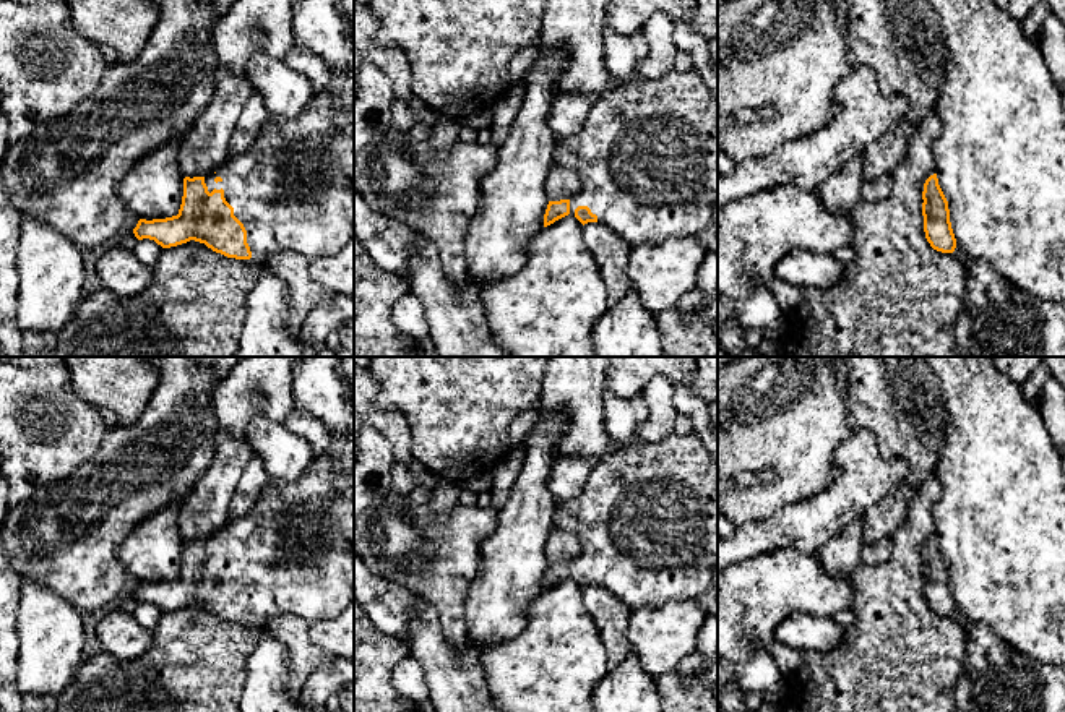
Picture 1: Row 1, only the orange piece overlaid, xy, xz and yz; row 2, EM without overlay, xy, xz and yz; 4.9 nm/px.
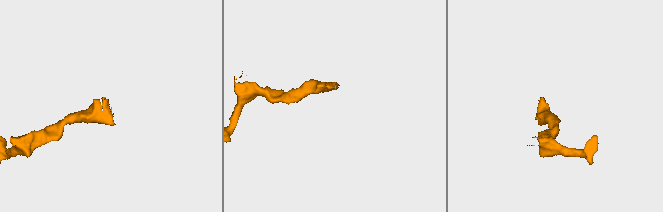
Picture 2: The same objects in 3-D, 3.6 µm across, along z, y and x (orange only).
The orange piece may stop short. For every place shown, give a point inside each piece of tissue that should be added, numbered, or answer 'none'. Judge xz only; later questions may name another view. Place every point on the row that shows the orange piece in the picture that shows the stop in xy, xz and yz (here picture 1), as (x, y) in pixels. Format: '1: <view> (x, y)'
1: xz (646, 154)

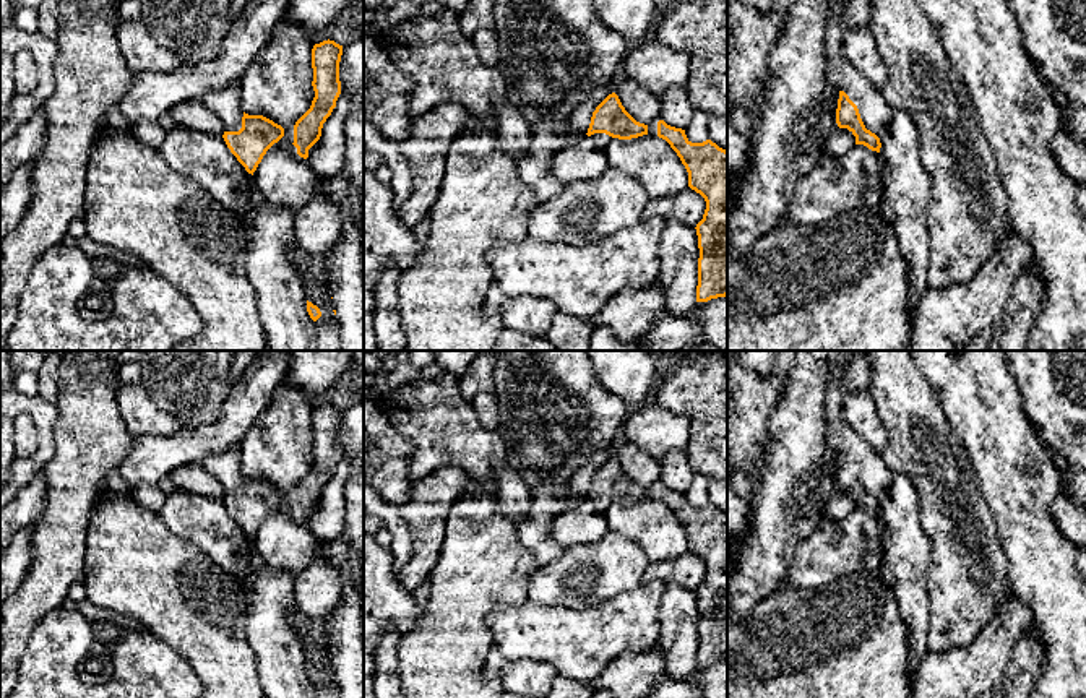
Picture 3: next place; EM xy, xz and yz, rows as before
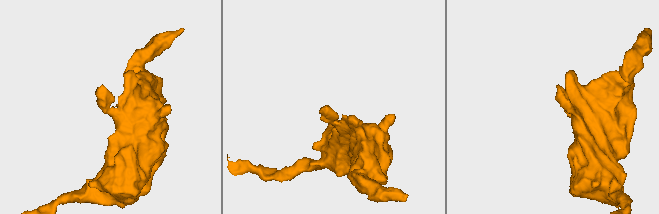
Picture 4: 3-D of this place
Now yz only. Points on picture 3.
1: yz (875, 112)

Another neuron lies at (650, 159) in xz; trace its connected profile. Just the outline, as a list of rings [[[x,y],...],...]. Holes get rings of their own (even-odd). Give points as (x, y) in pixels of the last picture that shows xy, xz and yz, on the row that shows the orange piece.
[[[653,135],[612,138],[604,149],[607,167],[633,177],[649,198],[666,198],[688,187],[688,172],[670,144]]]

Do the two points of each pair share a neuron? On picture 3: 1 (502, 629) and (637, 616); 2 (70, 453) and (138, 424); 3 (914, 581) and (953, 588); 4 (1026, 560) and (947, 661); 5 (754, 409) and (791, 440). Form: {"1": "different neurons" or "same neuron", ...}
{"1": "same neuron", "2": "different neurons", "3": "different neurons", "4": "different neurons", "5": "different neurons"}

